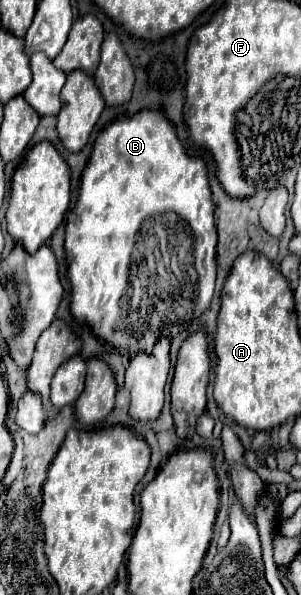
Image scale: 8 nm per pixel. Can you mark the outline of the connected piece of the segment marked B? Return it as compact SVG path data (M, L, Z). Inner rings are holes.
M145 108L141 112L135 112L133 116L123 116L113 120L105 130L99 132L93 144L93 154L83 170L77 204L71 216L67 218L67 228L65 228L65 254L69 264L67 276L71 282L71 314L79 322L87 322L101 340L109 342L113 348L121 348L127 358L135 356L137 348L145 348L145 352L151 352L153 344L161 336L169 336L169 338L175 336L209 308L213 288L215 288L215 244L217 244L215 204L213 204L211 188L207 180L207 166L205 162L195 162L193 158L187 156L173 124L167 120L163 112L153 112L151 108ZM141 298L143 298L143 310L139 310ZM137 336L145 336L145 340L137 344Z

